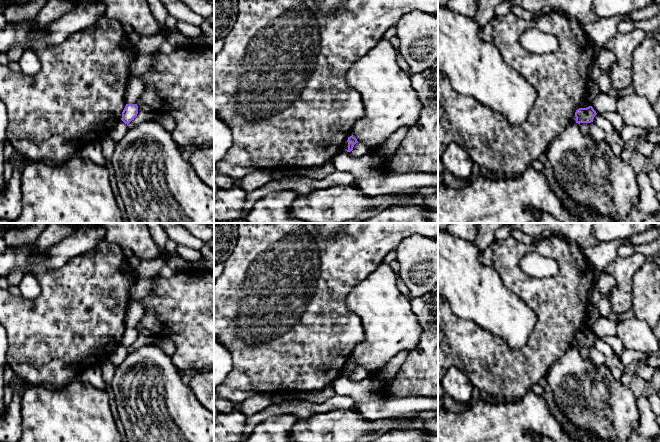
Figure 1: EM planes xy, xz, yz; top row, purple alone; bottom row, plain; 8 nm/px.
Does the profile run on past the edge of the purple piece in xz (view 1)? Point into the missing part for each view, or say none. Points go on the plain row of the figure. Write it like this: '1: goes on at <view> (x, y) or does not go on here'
1: does not go on here

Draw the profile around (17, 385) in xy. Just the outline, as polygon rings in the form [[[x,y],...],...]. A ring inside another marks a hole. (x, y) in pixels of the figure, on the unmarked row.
[[[16,374],[15,378],[8,385],[11,387],[13,393],[21,396],[26,388],[25,384],[26,381]]]

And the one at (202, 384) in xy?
[[[201,371],[188,384],[200,404],[214,414],[214,371]]]

